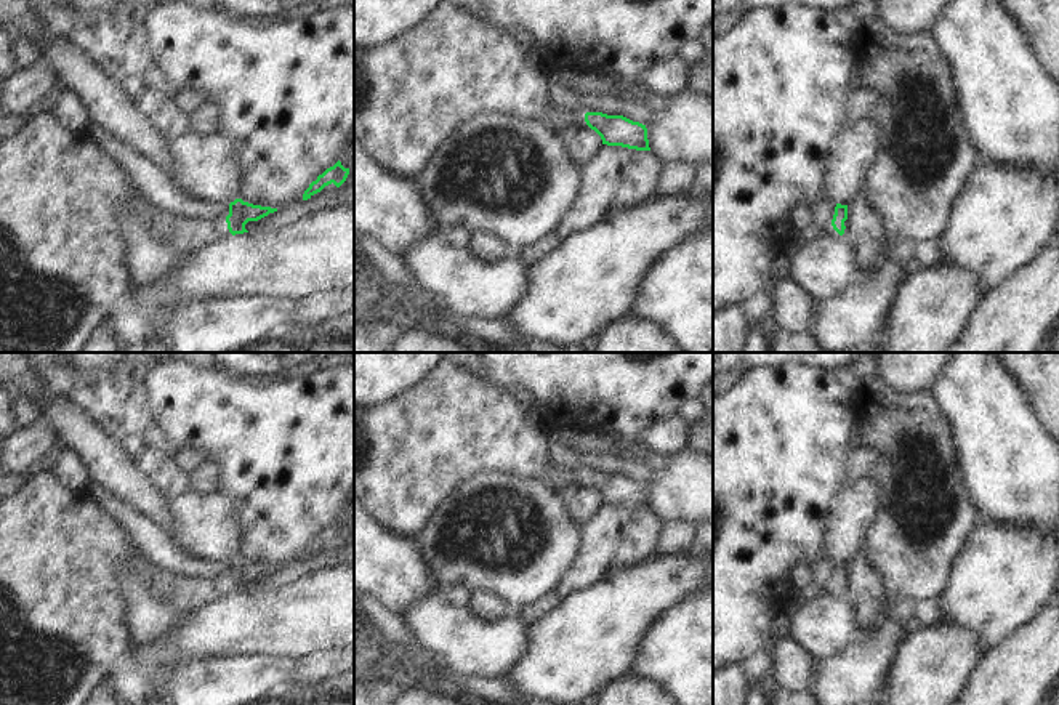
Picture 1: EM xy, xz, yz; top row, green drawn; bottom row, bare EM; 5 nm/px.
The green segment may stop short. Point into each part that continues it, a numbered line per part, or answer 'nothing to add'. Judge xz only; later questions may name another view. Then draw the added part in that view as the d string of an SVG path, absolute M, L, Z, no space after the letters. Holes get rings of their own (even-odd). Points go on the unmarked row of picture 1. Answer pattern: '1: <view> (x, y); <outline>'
1: xz (410, 452); M444 357L415 388L373 407L354 407L354 495L381 526L402 538L413 538L436 506L463 481L482 471L532 477L558 490L585 485L585 469L562 473L546 460L546 436L525 421L524 397L477 381Z

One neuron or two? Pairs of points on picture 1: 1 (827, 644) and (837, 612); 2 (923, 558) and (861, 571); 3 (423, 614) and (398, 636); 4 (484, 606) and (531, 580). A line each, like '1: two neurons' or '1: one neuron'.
1: one neuron
2: two neurons
3: two neurons
4: two neurons

